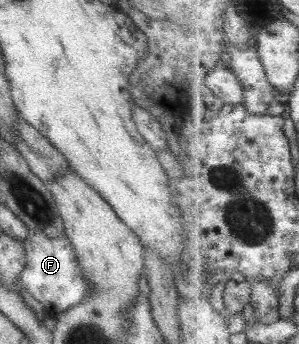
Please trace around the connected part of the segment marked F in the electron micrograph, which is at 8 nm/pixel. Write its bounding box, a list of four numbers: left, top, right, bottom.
[19,232,91,316]

